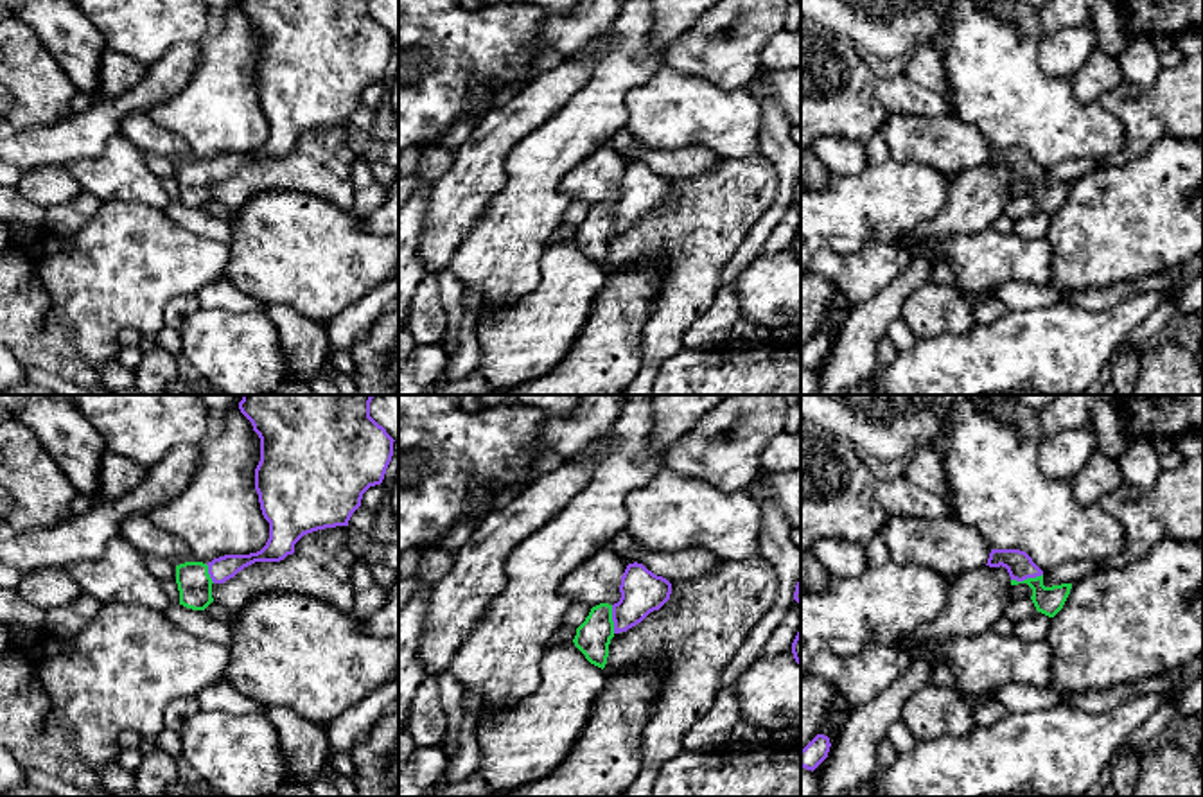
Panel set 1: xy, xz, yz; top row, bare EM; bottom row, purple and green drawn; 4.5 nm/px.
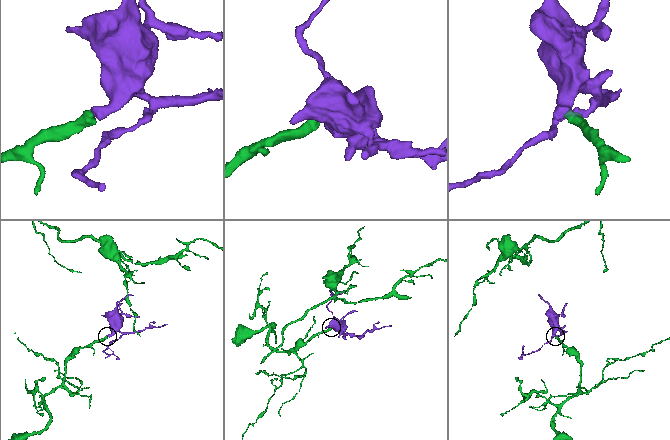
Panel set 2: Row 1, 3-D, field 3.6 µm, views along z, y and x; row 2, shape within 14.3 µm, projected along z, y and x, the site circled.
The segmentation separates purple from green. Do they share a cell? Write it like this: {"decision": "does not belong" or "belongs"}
{"decision": "belongs"}

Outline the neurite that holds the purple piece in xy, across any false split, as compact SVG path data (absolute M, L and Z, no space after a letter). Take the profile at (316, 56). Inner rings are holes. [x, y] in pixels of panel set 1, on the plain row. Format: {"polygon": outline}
{"polygon": "M239 0L241 11L260 36L260 59L255 66L255 88L264 117L269 120L266 144L250 153L224 153L208 162L185 160L176 163L180 203L205 208L212 199L212 183L224 181L255 160L280 160L294 151L294 142L307 131L348 124L361 104L363 92L381 83L393 54L393 36L370 14L370 0Z"}

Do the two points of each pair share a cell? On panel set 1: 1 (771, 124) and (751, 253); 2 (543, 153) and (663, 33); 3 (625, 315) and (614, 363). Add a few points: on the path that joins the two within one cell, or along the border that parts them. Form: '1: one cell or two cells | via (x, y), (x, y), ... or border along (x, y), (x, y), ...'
1: one cell | via (781, 157), (781, 203), (767, 221)
2: two cells | border along (652, 18), (649, 47), (663, 61)
3: one cell | via (616, 327), (616, 350)

